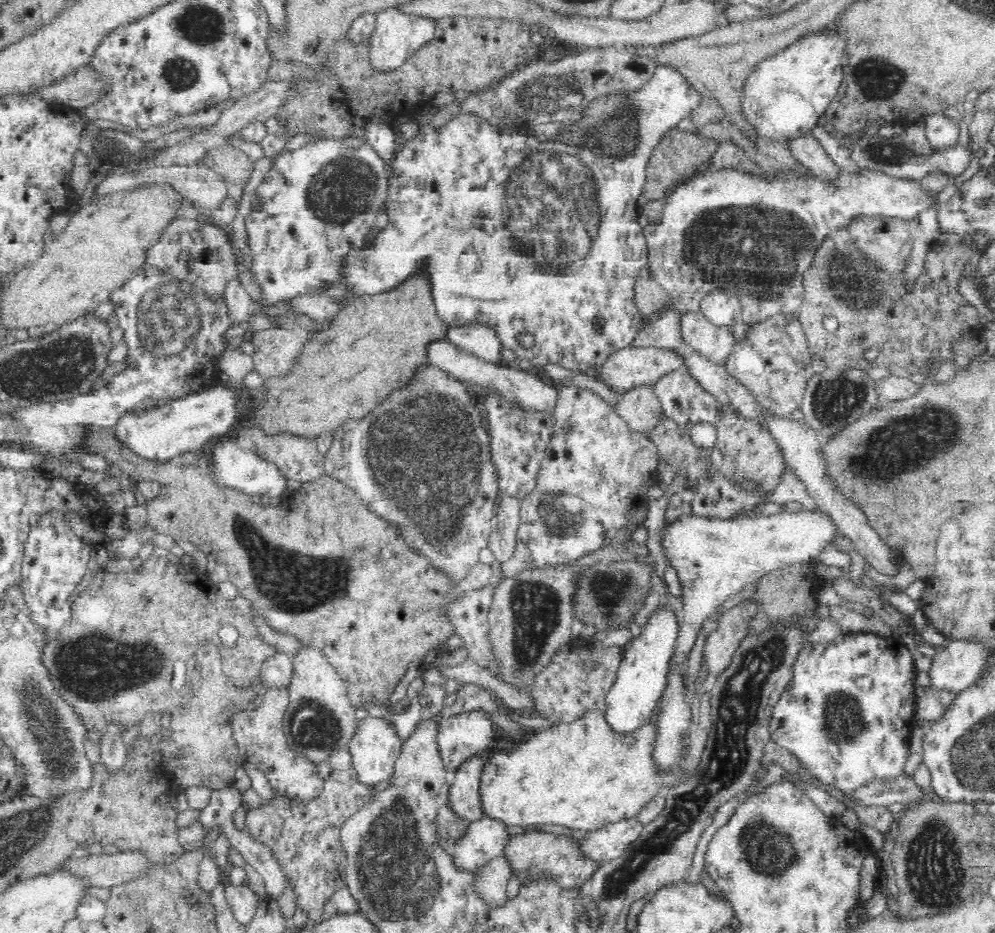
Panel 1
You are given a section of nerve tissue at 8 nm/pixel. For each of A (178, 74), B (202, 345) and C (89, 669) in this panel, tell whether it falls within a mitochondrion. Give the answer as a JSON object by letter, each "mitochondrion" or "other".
{"A":"mitochondrion","B":"mitochondrion","C":"mitochondrion"}

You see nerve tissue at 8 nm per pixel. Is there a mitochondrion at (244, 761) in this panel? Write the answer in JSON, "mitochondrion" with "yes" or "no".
{"mitochondrion":"no"}

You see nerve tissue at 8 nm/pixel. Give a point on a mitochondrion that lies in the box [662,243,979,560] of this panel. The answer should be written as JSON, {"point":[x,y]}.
{"point":[903,442]}

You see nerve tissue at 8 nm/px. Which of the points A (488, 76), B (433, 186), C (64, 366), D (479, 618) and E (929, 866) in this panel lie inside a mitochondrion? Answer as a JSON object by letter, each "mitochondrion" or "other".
{"A":"other","B":"other","C":"mitochondrion","D":"other","E":"mitochondrion"}

